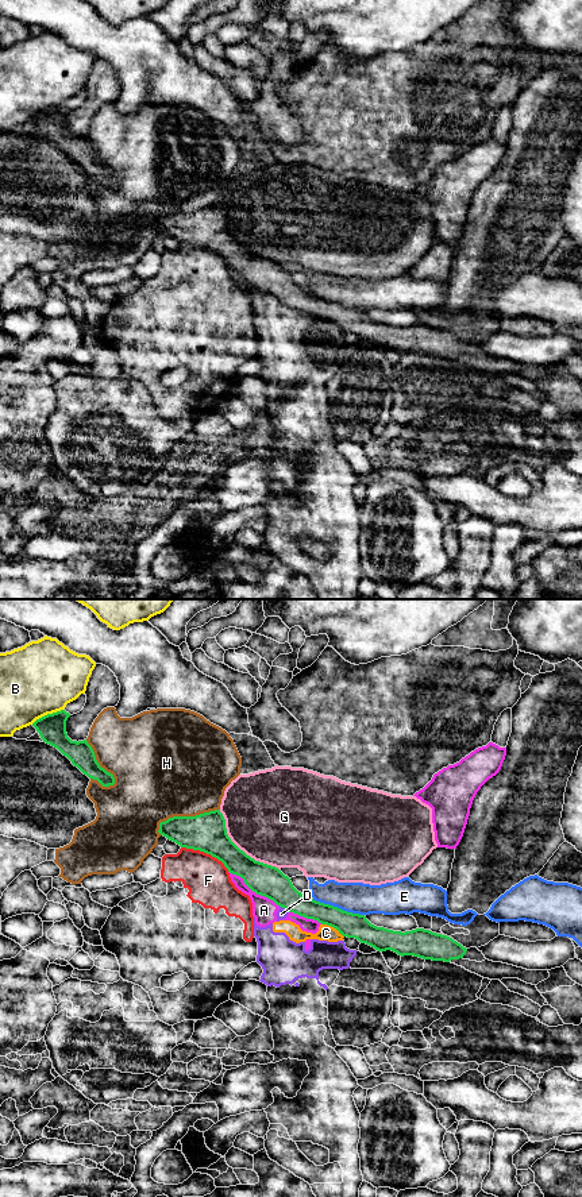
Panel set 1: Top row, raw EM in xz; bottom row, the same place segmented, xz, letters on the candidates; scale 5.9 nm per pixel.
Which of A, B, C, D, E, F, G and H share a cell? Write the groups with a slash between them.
A C D / B / E / F / G / H

